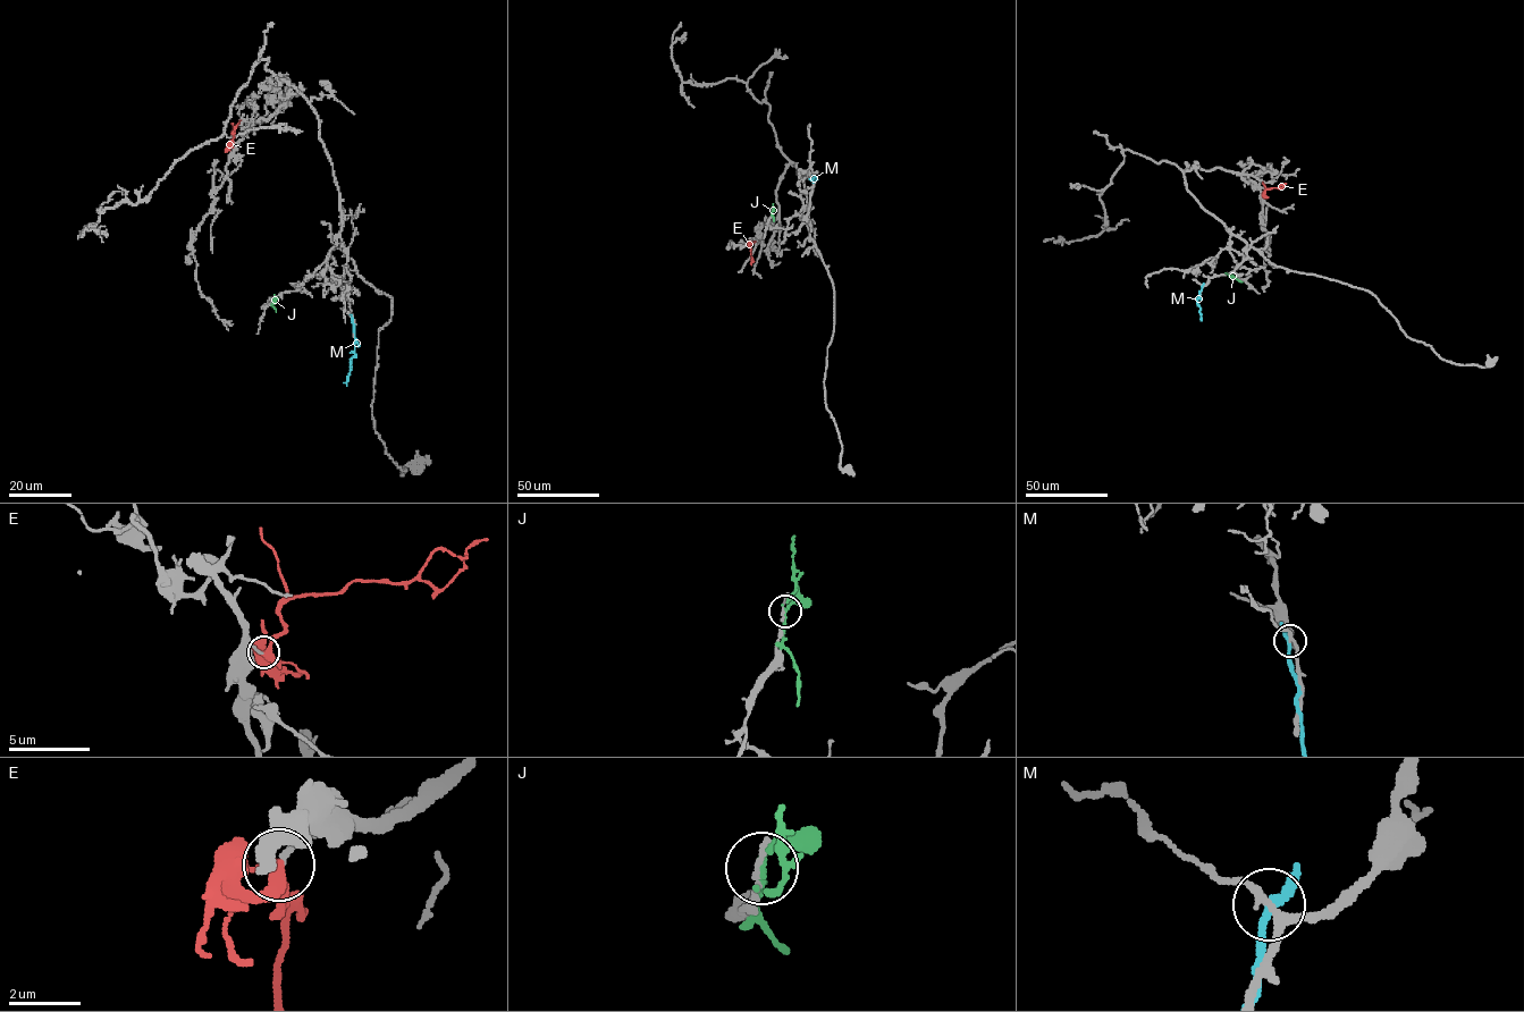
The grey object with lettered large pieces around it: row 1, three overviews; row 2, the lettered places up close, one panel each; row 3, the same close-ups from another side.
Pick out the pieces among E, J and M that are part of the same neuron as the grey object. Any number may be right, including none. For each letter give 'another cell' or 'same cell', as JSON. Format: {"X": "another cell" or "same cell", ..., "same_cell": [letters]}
{"E": "same cell", "J": "another cell", "M": "another cell", "same_cell": ["E"]}

